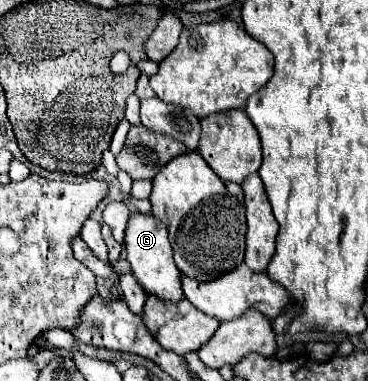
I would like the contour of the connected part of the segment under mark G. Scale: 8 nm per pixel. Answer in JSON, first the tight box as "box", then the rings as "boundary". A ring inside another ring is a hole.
{"box":[126,214,184,302],"boundary":[[[132,214],[128,228],[126,228],[126,260],[132,268],[134,278],[138,280],[140,288],[146,294],[156,296],[162,302],[180,302],[184,298],[182,292],[182,274],[178,274],[178,268],[172,258],[172,246],[168,242],[168,230],[162,222],[158,222],[150,214]]]}

